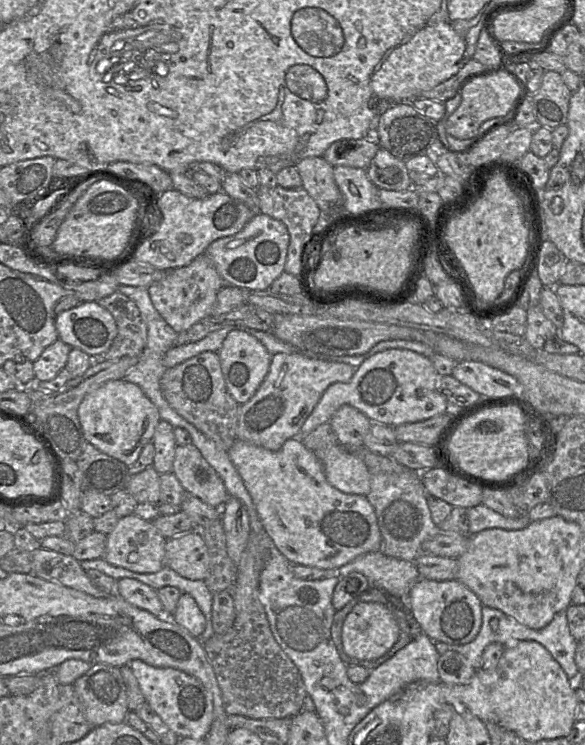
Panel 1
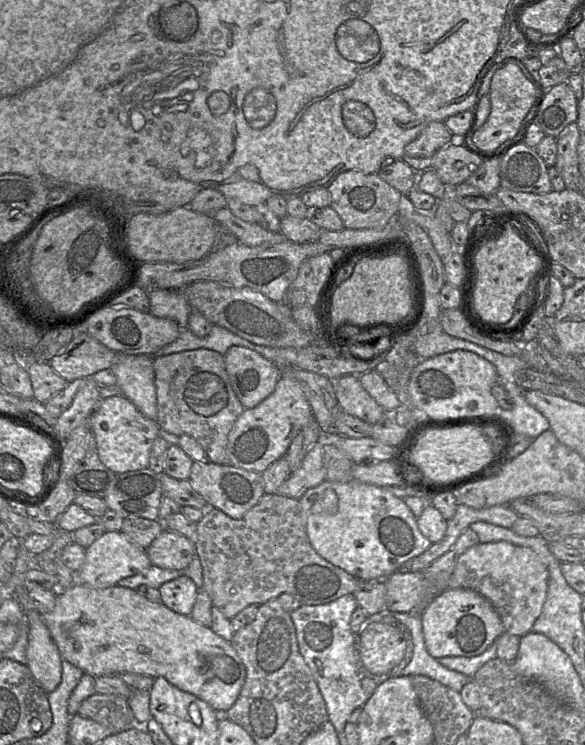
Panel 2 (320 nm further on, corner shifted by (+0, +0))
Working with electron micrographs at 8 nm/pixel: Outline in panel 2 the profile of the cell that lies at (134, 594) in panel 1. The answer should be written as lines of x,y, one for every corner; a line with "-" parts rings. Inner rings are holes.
181,576
166,582
158,590
164,606
177,614
190,616
198,589
189,577

